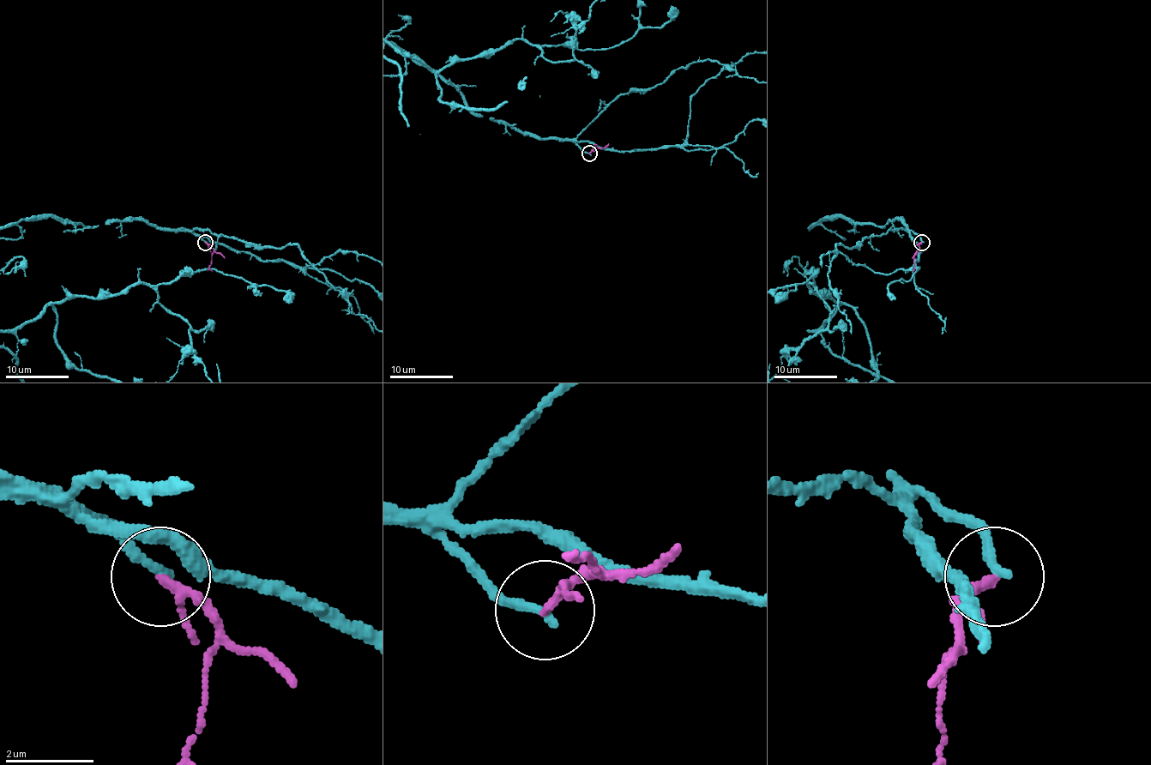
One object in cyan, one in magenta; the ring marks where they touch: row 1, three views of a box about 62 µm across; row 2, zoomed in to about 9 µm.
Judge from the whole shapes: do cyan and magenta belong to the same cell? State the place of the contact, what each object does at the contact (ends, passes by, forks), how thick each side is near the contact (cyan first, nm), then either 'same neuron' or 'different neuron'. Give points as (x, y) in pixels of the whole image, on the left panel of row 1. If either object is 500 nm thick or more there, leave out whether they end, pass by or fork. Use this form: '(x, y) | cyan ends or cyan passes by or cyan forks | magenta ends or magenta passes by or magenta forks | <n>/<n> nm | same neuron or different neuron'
(205, 242) | cyan ends | magenta passes by | 220/160 nm | different neuron

